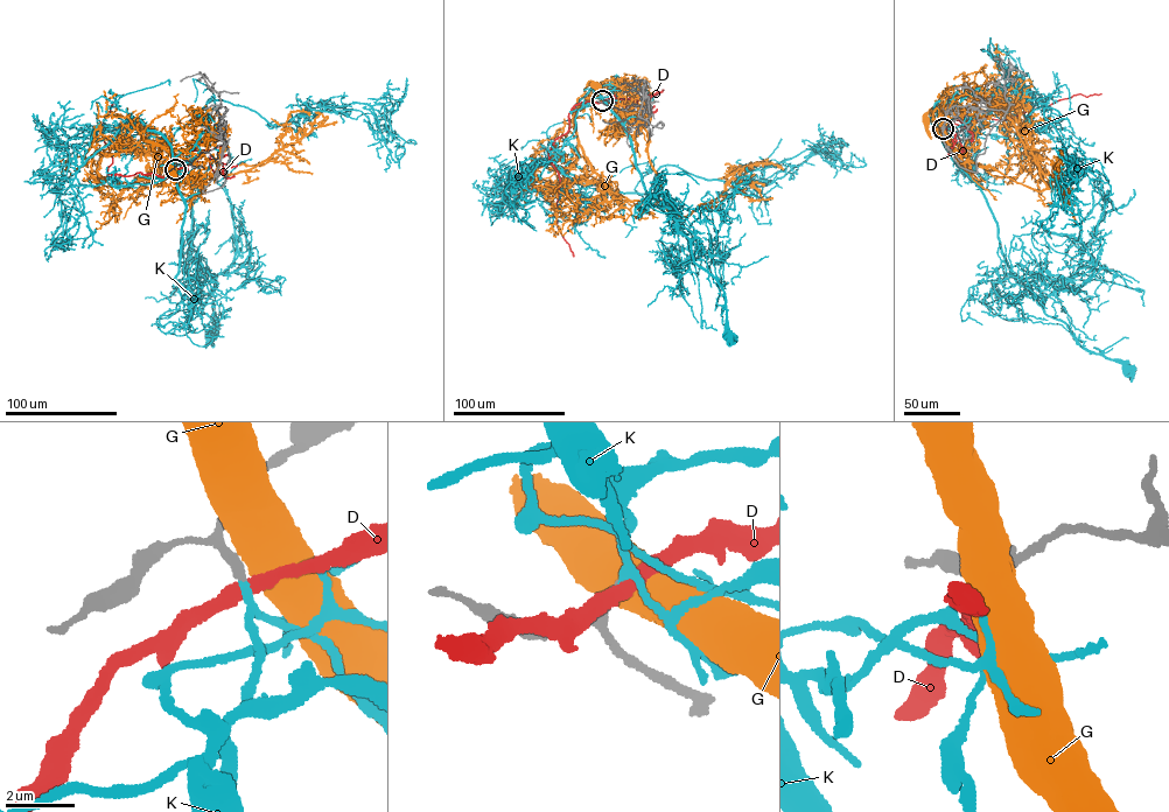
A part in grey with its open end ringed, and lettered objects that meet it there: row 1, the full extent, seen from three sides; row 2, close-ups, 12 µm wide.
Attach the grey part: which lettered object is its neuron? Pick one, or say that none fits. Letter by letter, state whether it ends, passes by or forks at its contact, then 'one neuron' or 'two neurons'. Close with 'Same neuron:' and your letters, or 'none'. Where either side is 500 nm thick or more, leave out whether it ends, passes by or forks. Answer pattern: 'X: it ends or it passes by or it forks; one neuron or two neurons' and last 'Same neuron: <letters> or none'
D: it passes by; two neurons
G: two neurons
K: it passes by; one neuron
Same neuron: K

